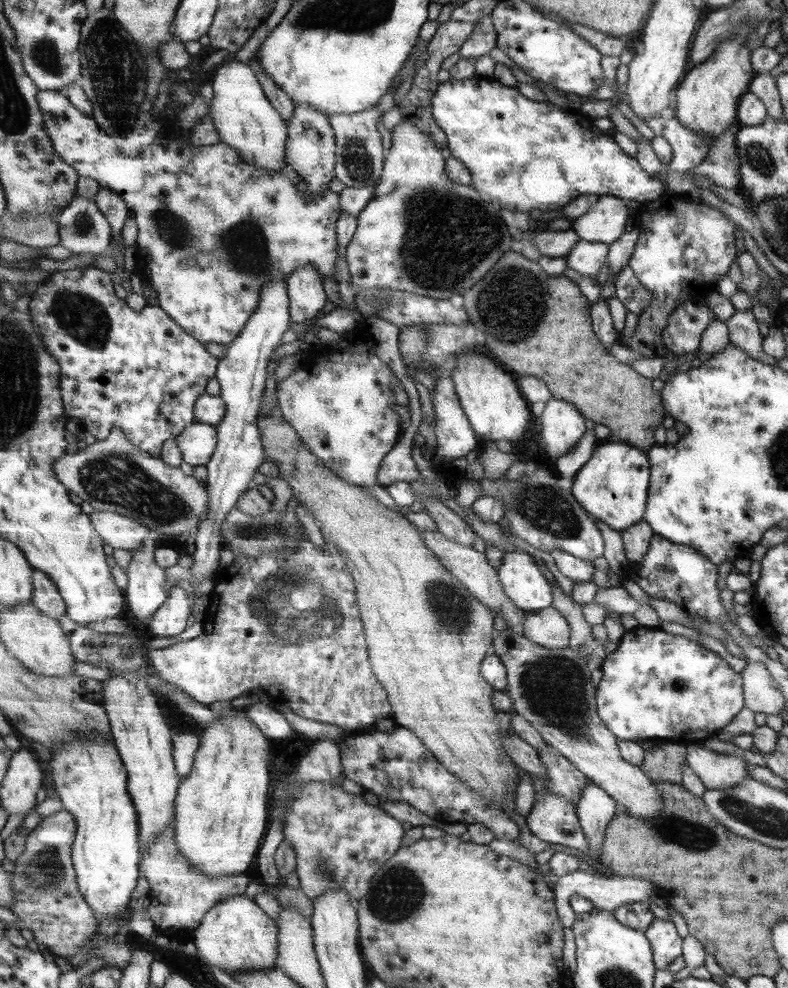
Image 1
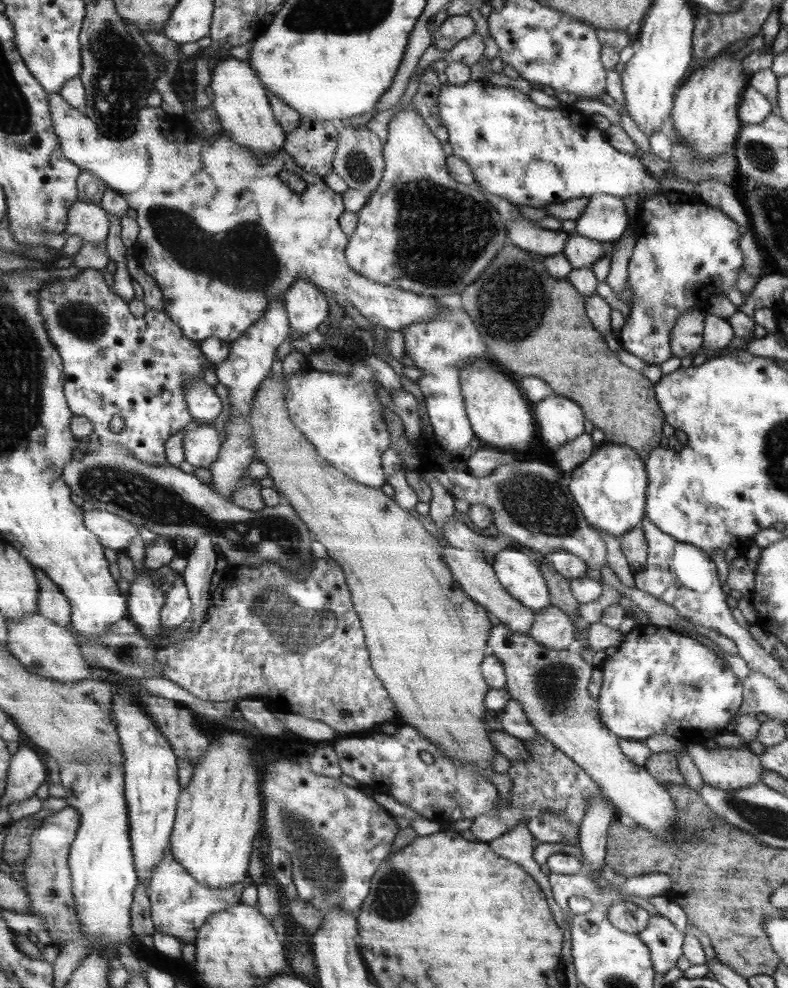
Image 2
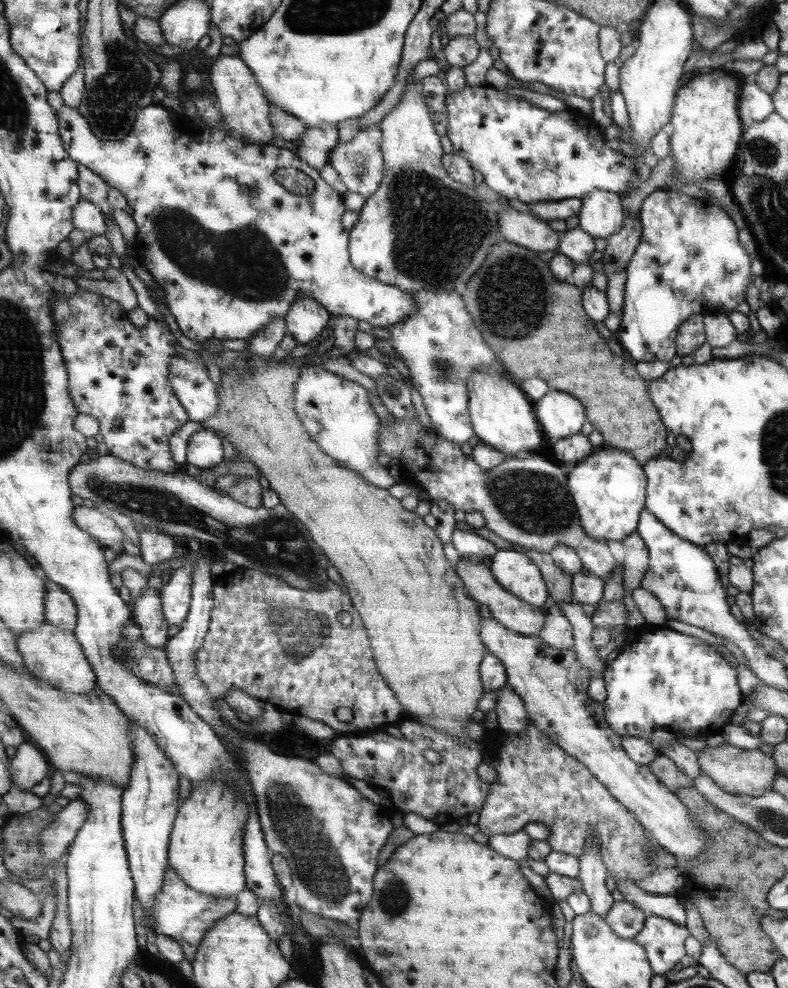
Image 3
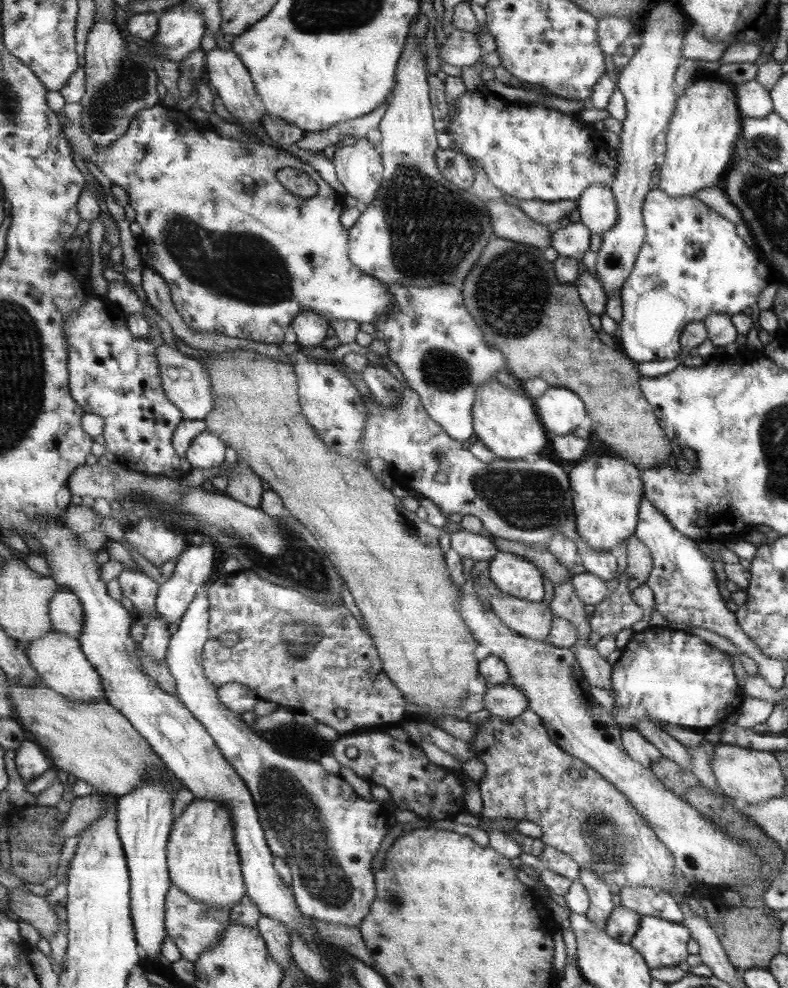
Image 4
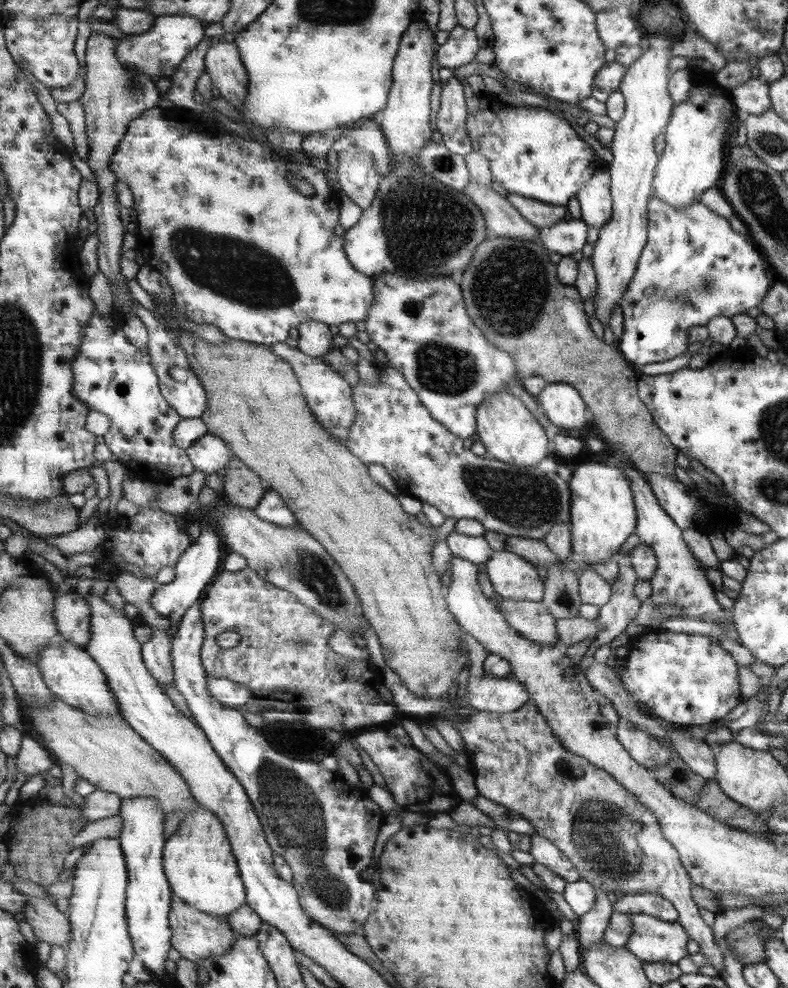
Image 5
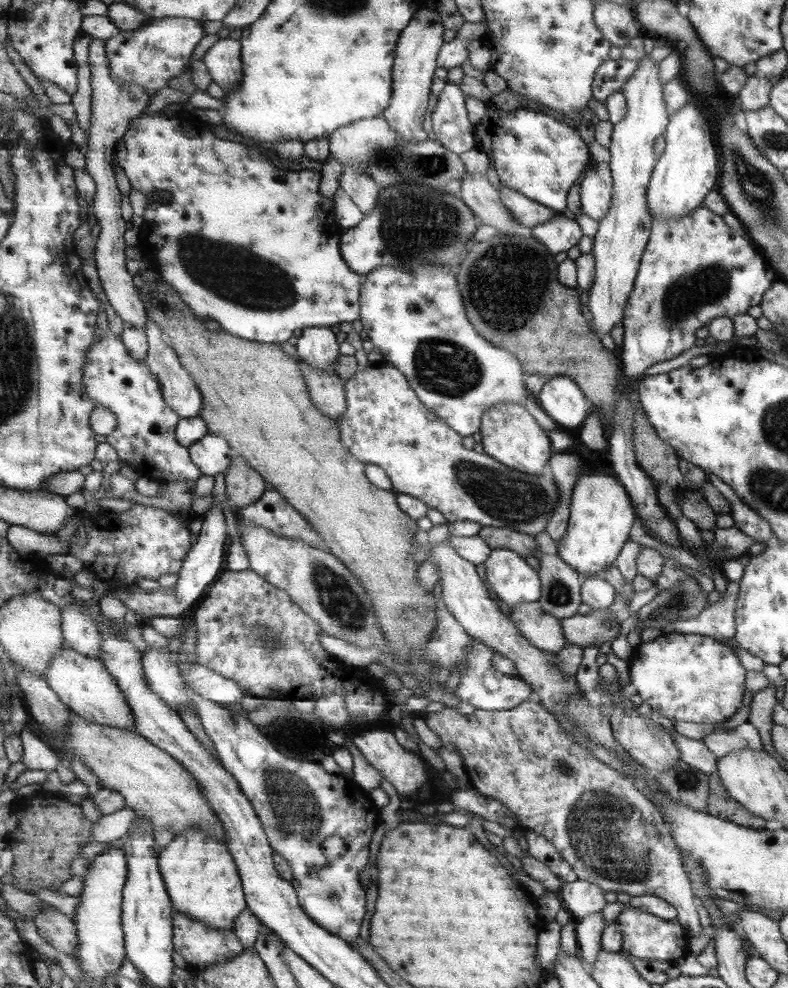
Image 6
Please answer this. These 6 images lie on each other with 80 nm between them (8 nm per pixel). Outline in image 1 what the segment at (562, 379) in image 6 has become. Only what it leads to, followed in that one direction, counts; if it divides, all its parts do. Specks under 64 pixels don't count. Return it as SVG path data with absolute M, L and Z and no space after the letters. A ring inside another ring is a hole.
M550 399L537 419L537 437L548 464L570 451L585 434L585 420L567 401Z

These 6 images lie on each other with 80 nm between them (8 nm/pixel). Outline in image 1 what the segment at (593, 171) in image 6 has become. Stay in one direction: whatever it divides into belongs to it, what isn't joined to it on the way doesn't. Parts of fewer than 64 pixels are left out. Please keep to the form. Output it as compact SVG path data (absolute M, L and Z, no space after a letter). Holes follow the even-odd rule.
M598 195L595 204L571 222L571 228L581 240L608 245L623 234L628 212L623 199Z

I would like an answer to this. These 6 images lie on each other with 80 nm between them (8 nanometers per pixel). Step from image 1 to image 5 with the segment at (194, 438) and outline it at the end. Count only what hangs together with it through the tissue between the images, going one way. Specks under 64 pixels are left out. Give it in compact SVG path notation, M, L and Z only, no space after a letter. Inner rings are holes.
M209 432L186 451L195 468L207 475L219 472L219 470L227 470L234 456L226 440L213 436Z

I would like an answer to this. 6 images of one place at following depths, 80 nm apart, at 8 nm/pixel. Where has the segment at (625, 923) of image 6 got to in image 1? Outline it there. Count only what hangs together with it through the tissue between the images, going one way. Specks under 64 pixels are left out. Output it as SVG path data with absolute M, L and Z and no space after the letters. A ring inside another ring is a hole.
M654 918L644 935L654 950L654 967L666 969L677 956L681 956L681 937L669 919Z

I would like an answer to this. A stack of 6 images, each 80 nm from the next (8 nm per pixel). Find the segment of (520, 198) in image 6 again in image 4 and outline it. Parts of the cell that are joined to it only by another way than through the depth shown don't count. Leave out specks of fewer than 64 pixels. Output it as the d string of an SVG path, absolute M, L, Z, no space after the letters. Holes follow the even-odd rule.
M517 199L516 206L537 224L547 225L550 228L556 225L557 220L567 217L573 208L577 208L576 201L569 200L548 203L542 200Z

